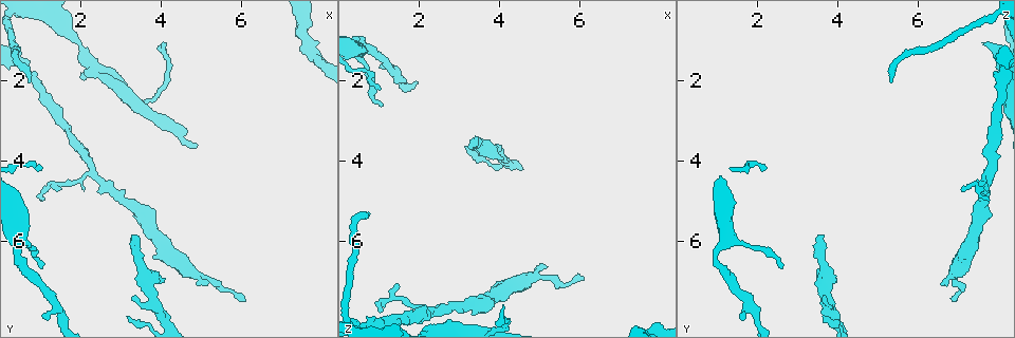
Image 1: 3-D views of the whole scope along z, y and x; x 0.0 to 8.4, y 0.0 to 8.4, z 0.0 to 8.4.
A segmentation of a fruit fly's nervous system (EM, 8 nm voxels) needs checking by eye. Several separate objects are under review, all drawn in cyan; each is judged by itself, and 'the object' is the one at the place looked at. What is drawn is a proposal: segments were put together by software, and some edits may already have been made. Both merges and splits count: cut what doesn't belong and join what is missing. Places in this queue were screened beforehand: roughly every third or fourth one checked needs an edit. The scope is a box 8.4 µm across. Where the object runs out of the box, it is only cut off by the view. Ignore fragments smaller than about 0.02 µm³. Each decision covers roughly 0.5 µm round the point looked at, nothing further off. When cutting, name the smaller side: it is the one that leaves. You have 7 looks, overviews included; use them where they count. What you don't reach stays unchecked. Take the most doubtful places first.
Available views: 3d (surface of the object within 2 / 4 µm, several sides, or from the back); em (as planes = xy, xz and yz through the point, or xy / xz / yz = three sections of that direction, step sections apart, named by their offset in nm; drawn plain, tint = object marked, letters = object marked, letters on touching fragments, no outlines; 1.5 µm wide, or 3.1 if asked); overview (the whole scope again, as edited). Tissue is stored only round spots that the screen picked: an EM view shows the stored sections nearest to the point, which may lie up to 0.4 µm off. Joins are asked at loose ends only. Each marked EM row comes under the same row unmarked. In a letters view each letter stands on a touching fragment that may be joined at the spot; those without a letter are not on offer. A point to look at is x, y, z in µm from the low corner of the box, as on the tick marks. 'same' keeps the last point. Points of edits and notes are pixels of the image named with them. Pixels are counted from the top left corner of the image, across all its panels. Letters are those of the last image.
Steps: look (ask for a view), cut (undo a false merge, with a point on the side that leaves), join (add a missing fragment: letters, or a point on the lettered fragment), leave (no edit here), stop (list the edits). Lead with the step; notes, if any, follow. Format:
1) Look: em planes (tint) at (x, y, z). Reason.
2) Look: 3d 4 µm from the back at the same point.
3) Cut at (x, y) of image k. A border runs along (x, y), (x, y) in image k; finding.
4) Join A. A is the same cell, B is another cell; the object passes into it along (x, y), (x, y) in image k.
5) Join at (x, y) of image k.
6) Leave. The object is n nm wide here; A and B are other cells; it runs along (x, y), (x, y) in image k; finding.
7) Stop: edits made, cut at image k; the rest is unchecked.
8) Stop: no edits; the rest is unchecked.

Look: 3d 4 µm at (0.70, 2.00, 5.30). An open end.

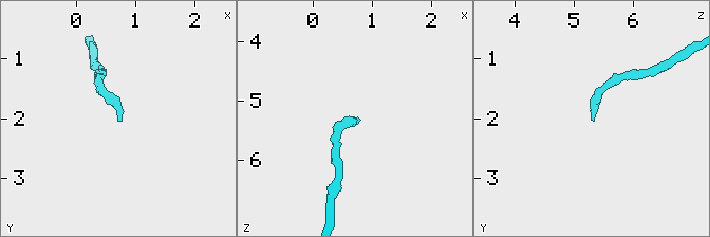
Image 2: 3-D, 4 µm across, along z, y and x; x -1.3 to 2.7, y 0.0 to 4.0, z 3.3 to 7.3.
Look: em xy step 4 (tint) at (0.75, 2.05, 5.30). Need the tissue.

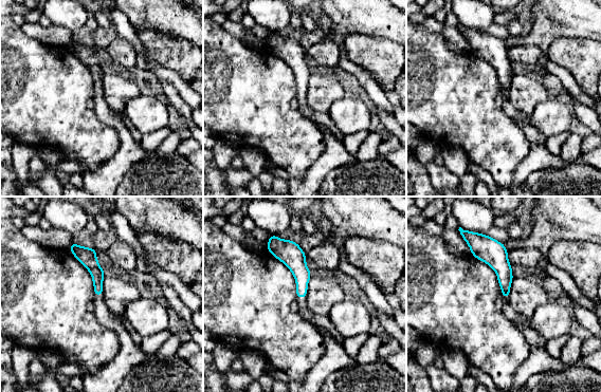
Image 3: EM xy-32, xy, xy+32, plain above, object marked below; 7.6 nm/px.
Look: em planes (letters) at the same point. Another direction.

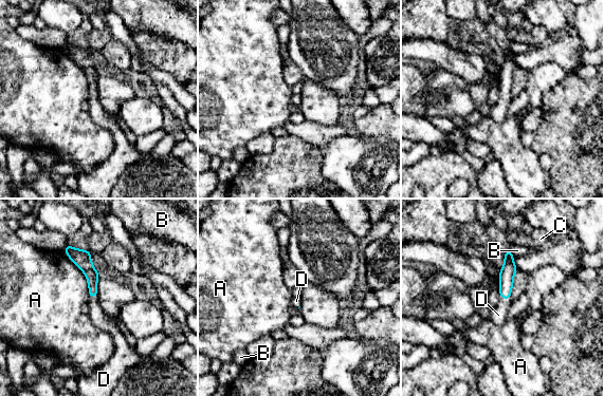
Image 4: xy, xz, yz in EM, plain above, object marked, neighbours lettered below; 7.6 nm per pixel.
Join D. The longest contact is with A, 400 nm; D is the same cell, A, B and C are other cells; the object passes into it along (507, 274), (505, 298), (498, 315) in image 4; the neuron continues.

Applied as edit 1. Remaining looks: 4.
Look: em planes (letters) at (3.25, 5.90, 3.50). Branch stops here.

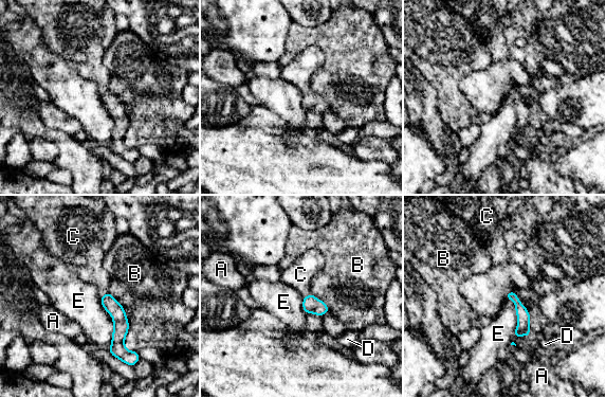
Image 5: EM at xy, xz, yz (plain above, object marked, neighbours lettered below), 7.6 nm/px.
Join C. C is the same cell, A, B, D and E are other cells; the neuron continues.

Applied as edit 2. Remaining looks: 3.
Stop: edits made, join at image 4, join at image 5; the rest is unchecked.

